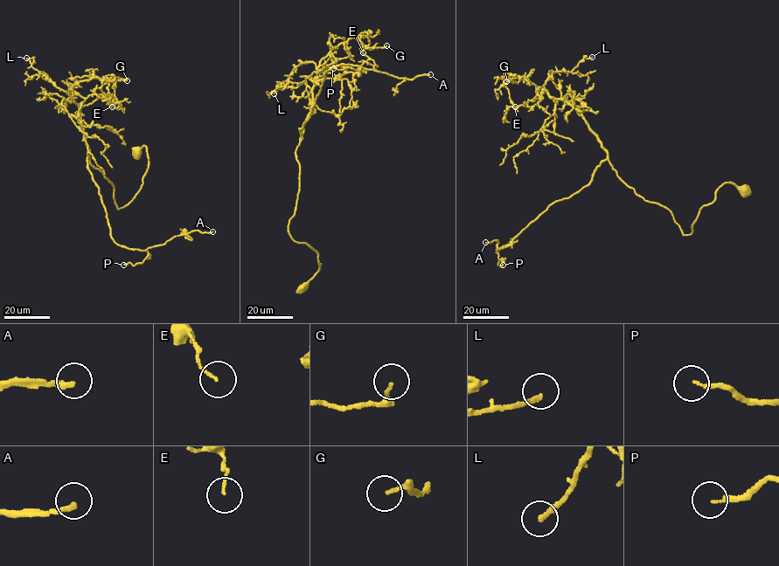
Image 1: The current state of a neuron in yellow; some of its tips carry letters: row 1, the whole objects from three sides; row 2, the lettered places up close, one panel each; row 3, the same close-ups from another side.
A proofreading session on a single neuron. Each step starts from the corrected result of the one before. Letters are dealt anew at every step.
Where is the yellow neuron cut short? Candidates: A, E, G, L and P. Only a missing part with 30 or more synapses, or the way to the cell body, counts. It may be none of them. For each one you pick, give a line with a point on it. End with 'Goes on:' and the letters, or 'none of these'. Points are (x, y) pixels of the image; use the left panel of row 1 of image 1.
A: Place: (212, 231)
P: Place: (123, 265)
Goes on: A, P

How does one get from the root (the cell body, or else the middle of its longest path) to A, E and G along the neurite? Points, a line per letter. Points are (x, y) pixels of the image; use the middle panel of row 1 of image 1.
A: (302, 288), (320, 264), (288, 231), (300, 183), (295, 152), (324, 73), (344, 64), (409, 79), (430, 74)
E: (302, 288), (320, 264), (317, 252), (288, 231), (300, 183), (295, 152), (321, 60), (360, 34), (363, 52)
G: (302, 288), (320, 264), (288, 227), (300, 183), (295, 152), (319, 63), (352, 37), (361, 51), (386, 45)

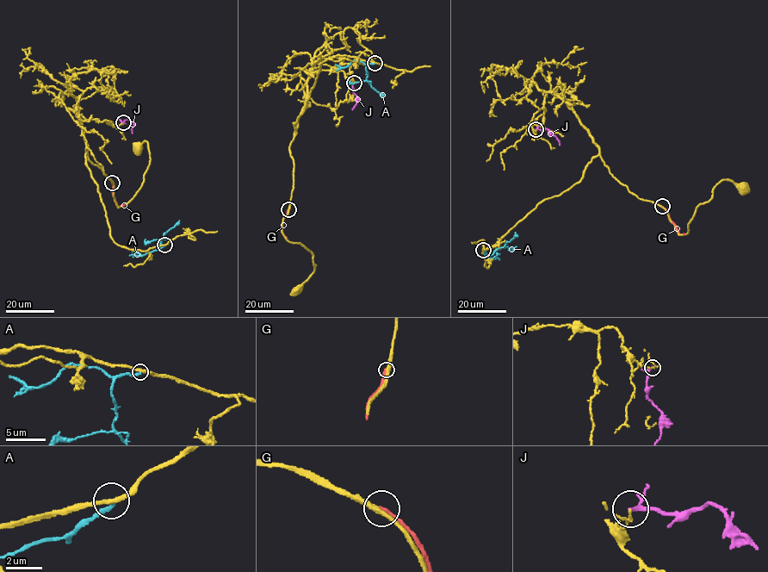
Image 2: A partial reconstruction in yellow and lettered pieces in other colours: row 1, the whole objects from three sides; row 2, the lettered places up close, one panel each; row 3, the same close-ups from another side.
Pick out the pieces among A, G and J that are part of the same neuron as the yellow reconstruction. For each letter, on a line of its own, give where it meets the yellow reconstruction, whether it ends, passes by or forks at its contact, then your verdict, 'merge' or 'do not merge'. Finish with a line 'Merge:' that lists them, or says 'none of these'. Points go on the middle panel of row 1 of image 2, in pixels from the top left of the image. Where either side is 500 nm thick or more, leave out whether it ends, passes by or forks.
A: contact (374, 63); it ends; do not merge
G: contact (288, 209); it ends; do not merge
J: contact (354, 83); it passes by; do not merge
Merge: none of these

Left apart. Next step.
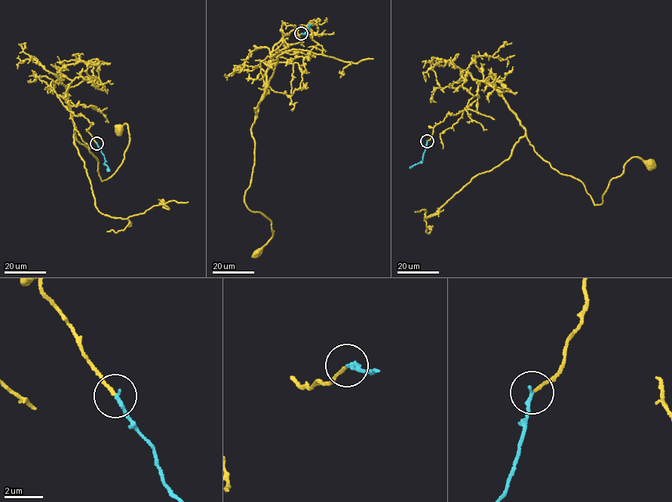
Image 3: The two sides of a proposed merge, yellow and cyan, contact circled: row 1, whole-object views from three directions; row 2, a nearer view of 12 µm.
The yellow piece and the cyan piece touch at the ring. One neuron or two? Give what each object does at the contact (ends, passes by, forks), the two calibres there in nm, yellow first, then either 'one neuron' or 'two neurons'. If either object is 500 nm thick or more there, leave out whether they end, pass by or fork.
yellow ends; cyan ends; calibres 150 and 200 nm; one neuron

